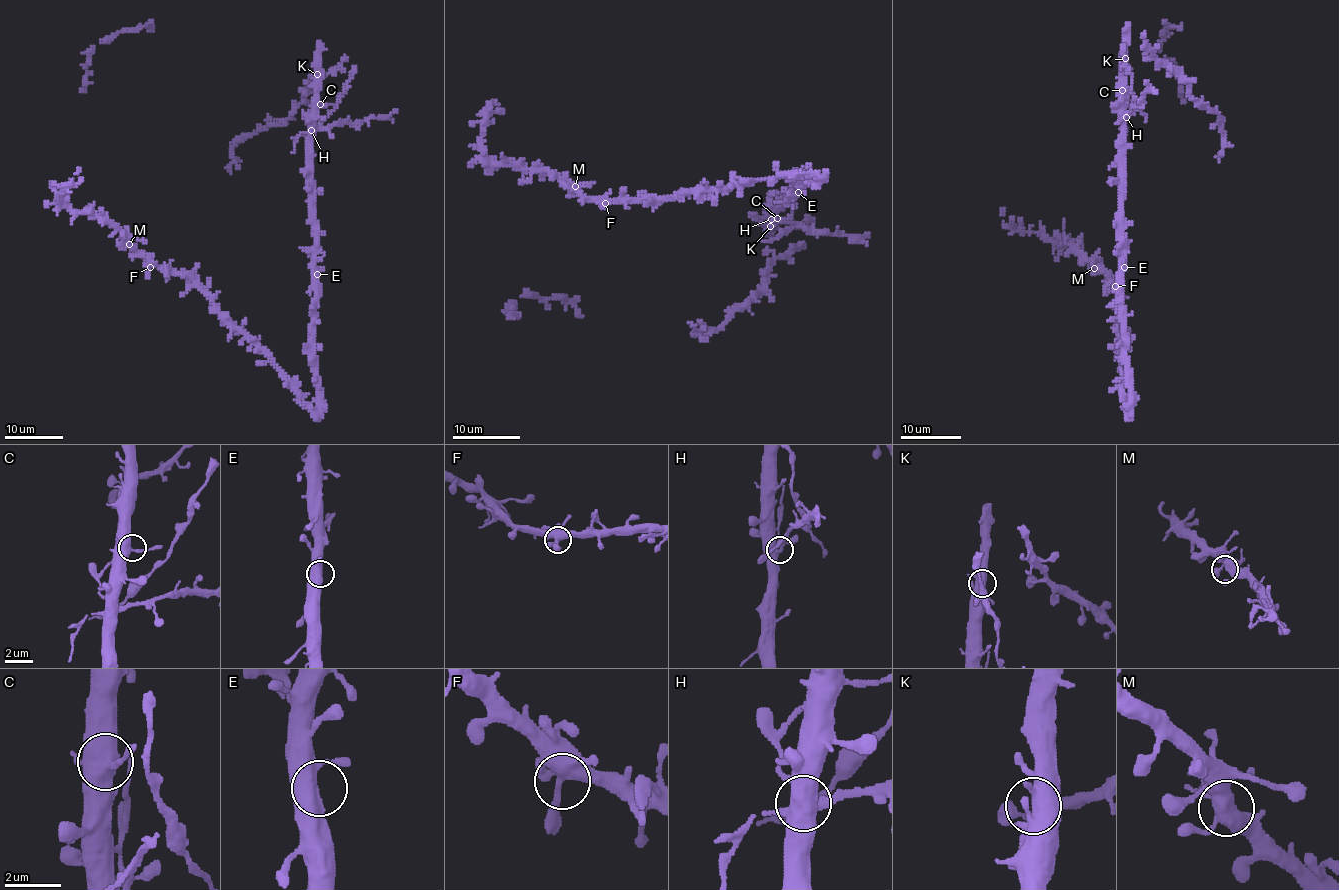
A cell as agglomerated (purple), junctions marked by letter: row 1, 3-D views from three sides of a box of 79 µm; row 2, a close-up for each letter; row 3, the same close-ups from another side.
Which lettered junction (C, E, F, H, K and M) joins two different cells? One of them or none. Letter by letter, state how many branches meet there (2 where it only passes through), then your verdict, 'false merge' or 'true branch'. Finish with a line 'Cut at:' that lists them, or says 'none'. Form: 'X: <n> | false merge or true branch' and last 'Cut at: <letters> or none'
C: 4 | true branch
E: 3 | true branch
F: 3 | true branch
H: 5 | false merge
K: 5 | true branch
M: 5 | true branch
Cut at: H

